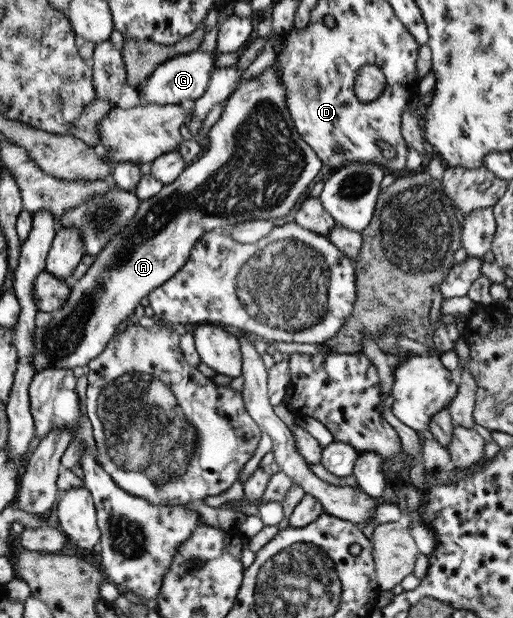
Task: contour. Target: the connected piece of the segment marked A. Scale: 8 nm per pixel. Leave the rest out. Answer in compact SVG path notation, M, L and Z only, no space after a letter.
M277 59L272 67L265 70L261 75L258 75L258 78L243 82L243 85L237 87L224 102L222 116L208 131L207 139L204 141L205 151L202 156L200 156L199 159L192 161L189 166L186 166L186 169L181 175L173 183L165 186L156 196L150 197L150 199L141 200L140 207L138 207L134 219L130 221L130 225L126 225L126 229L120 229L118 233L106 243L106 247L95 256L94 263L92 263L90 269L84 273L84 277L80 277L71 282L71 292L66 303L59 310L52 312L53 319L50 321L50 324L37 327L34 332L32 367L36 369L36 372L40 369L48 369L48 367L54 369L74 369L74 367L85 368L89 361L92 361L94 357L98 357L98 355L106 349L108 341L116 335L118 325L123 321L126 321L128 315L134 314L134 309L140 305L140 301L142 301L144 297L148 297L152 289L156 289L159 285L166 283L170 277L174 277L174 273L178 273L178 271L182 269L182 265L186 265L186 261L188 261L190 257L190 251L192 251L195 242L206 232L232 229L232 225L244 221L257 222L284 217L284 215L288 215L290 211L294 211L296 205L302 203L302 199L304 199L302 195L306 193L306 190L310 187L310 183L316 179L324 165L322 161L320 161L318 154L302 139L302 137L300 137L300 134L295 129L293 120L291 119L285 103L285 88L281 85L281 80L277 77L275 71L277 71Z

